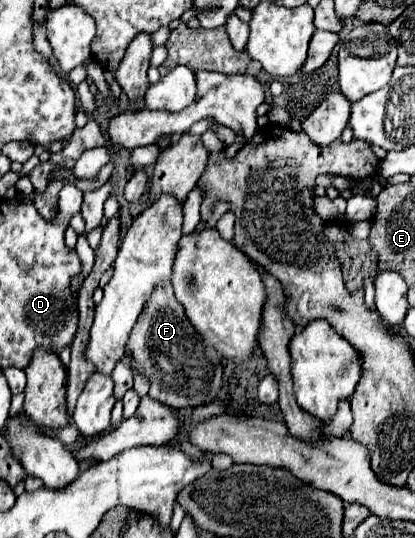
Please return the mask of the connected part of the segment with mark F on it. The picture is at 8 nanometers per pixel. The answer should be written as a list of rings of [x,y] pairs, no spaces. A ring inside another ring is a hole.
[[[171,282],[159,284],[159,288],[155,288],[151,294],[151,300],[147,300],[127,340],[127,354],[133,360],[133,368],[149,378],[149,396],[173,410],[213,402],[221,390],[221,358],[215,348],[203,342],[199,332],[185,316],[183,306],[175,298]]]

